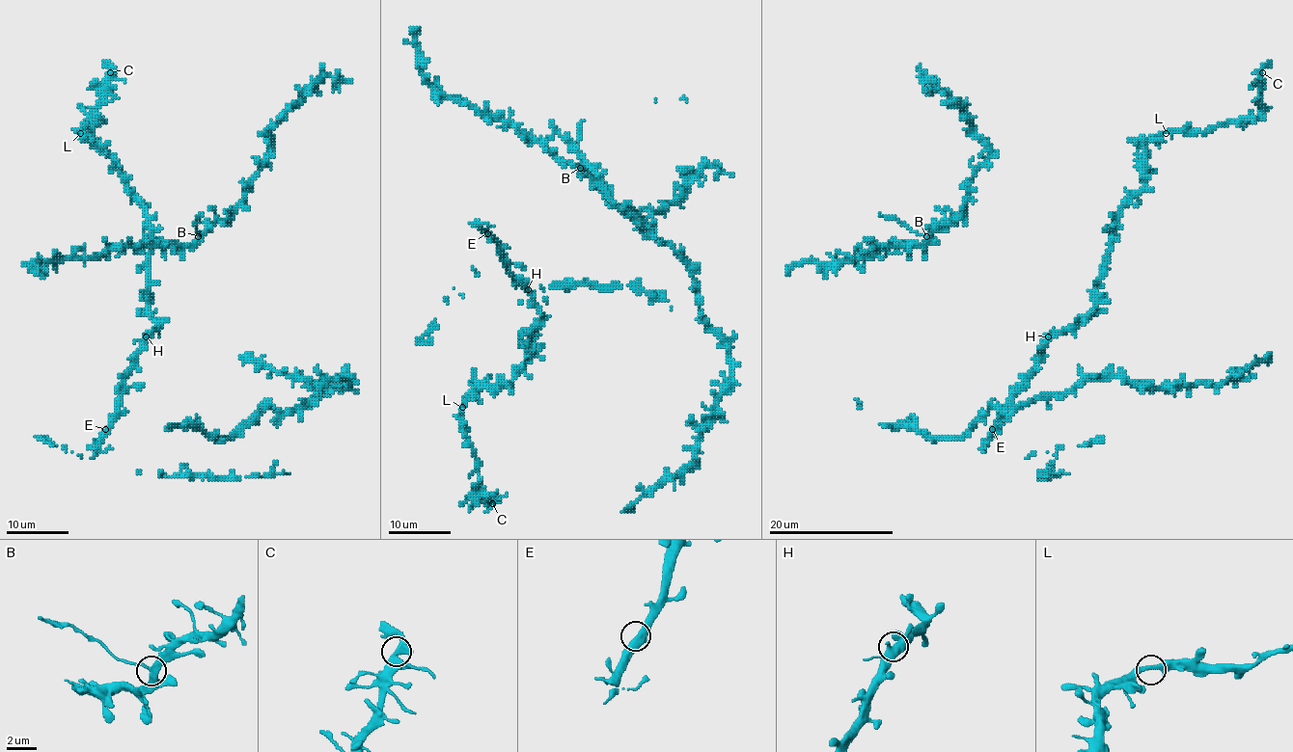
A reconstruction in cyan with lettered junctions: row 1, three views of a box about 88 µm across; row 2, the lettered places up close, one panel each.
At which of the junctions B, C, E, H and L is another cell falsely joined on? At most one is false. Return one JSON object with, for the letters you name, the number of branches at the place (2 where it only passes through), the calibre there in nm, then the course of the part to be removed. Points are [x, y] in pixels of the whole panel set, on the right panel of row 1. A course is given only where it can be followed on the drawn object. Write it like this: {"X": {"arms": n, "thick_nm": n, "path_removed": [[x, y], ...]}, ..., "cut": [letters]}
{"B": {"arms": 3, "thick_nm": 320, "path_removed": [[927, 237], [879, 214]]}, "cut": ["B"]}

